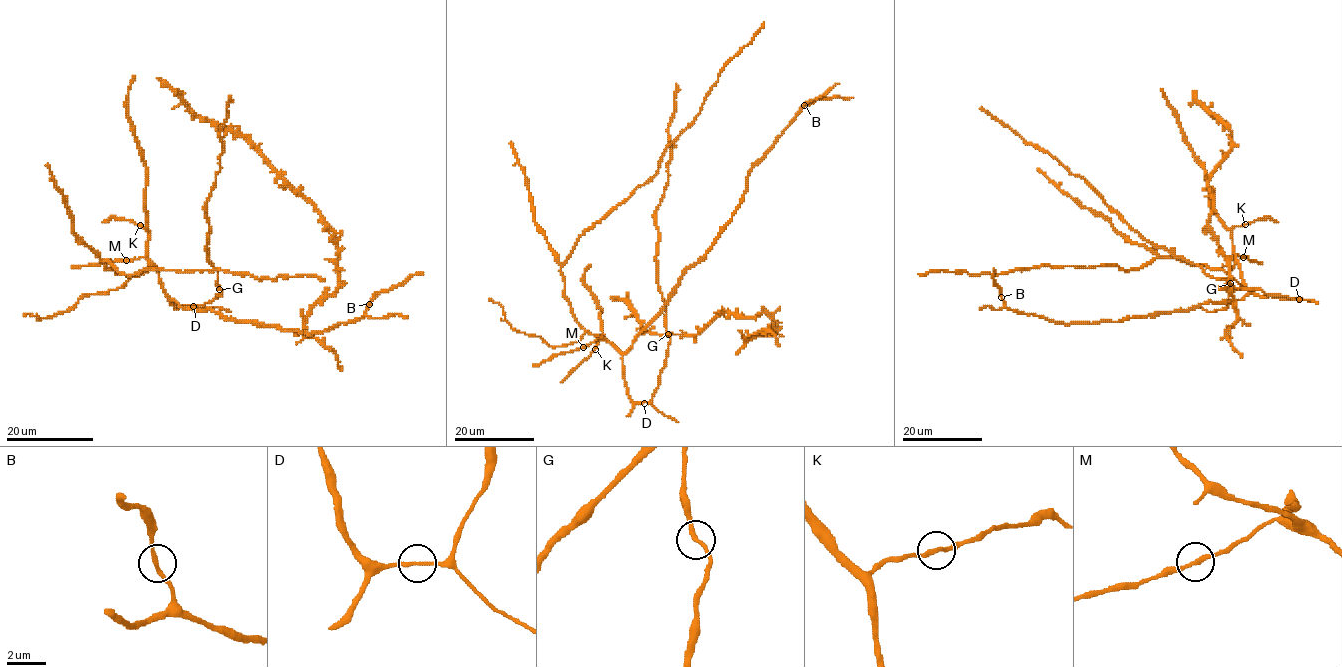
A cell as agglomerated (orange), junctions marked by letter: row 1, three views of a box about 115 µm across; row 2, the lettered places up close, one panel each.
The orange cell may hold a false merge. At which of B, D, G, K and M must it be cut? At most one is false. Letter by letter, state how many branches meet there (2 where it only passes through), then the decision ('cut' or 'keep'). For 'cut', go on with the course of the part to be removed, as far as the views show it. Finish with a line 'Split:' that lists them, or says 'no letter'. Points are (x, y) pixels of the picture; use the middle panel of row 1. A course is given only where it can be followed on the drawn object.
B: 2 | keep
D: 2 | keep
G: 2 | keep
K: 2 | keep
M: 2 | keep
Split: no letter

